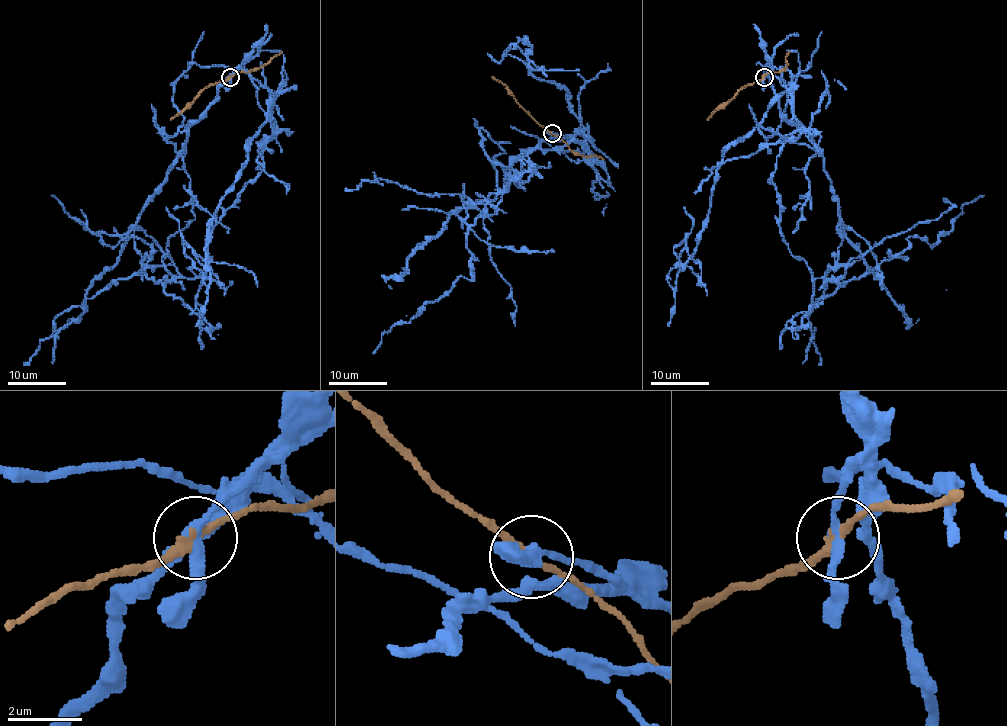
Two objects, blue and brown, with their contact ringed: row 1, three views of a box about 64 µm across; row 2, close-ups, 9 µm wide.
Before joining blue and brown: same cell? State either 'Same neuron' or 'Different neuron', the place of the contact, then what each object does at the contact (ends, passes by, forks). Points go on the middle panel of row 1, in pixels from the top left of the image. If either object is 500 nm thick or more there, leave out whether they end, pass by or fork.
Different neuron. Place: (552, 133). At the ring blue passes by. At the ring brown passes by

